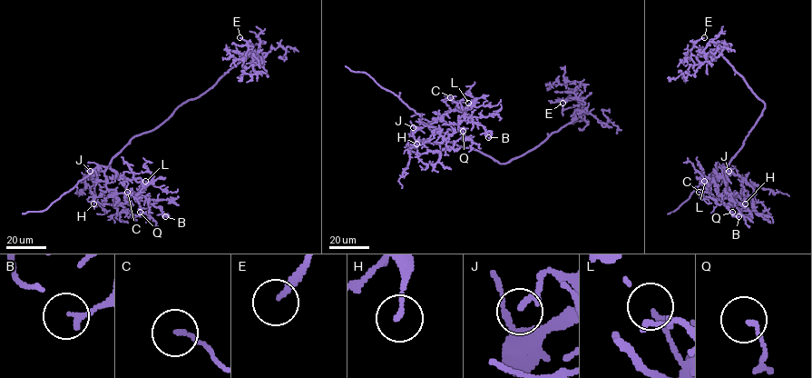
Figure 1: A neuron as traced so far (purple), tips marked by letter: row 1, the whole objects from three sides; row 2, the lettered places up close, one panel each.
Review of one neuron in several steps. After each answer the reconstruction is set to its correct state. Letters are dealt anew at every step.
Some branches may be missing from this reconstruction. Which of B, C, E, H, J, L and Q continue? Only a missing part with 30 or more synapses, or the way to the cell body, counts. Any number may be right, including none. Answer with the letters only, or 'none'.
none

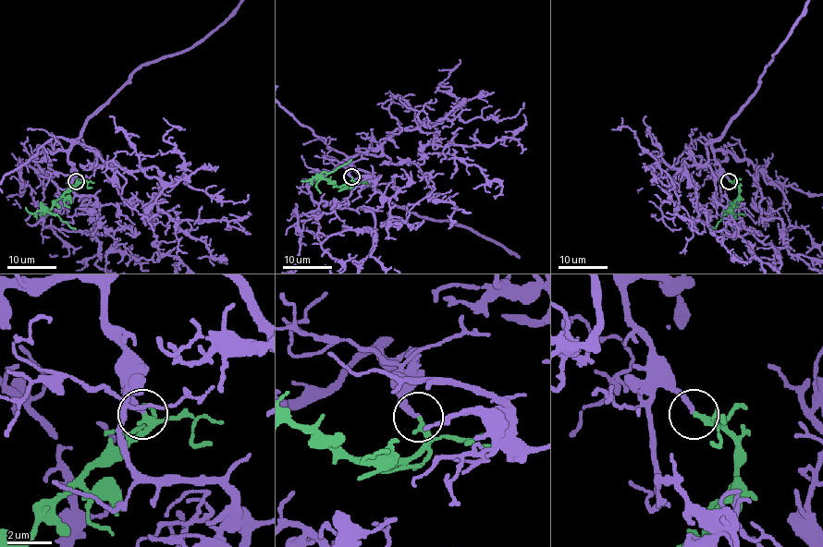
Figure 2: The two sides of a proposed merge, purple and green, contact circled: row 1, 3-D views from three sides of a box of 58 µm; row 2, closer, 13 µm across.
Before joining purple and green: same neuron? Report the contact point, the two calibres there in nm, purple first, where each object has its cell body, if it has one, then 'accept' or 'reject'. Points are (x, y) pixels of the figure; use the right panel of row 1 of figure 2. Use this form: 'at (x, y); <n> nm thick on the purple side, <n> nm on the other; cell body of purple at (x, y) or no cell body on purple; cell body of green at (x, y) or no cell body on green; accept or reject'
at (729, 181); 240 nm thick on the purple side, 280 nm on the other; no cell body on purple; no cell body on green; accept

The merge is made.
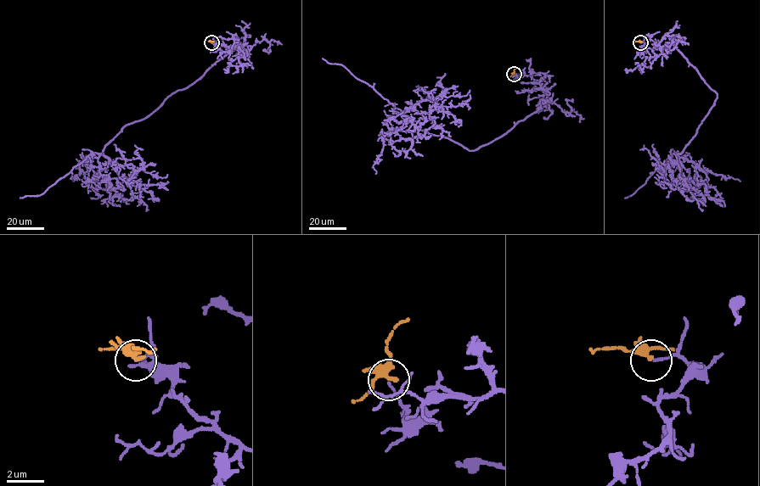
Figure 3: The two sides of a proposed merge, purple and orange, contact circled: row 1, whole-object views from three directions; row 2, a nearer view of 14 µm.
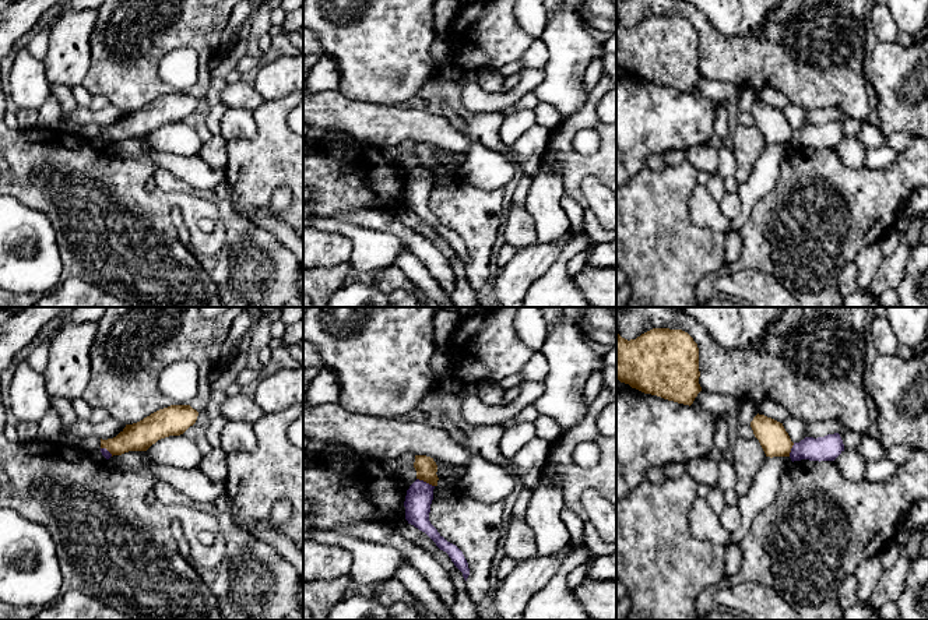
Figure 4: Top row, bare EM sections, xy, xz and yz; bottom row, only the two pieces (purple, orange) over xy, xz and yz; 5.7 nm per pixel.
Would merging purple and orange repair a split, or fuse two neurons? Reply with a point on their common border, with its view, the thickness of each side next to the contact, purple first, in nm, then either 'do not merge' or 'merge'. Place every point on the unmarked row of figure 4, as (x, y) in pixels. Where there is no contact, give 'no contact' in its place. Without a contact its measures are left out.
xz (425, 169) | 150/120 nm | do not merge

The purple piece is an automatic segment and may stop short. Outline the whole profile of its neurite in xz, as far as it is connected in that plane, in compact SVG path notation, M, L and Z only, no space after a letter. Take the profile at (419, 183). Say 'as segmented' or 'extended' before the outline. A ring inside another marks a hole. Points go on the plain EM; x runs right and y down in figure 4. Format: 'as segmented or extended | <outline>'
as segmented | M419 166L409 173L404 189L405 207L425 219L440 237L446 239L467 268L470 256L463 239L456 232L447 229L429 208L433 176L435 173Z

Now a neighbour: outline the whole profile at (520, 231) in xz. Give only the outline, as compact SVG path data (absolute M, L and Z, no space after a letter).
M513 204L505 226L505 244L521 250L537 242L534 219L524 207Z

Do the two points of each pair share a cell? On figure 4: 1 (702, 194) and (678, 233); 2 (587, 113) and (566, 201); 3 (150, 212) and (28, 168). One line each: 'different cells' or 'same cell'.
1: different cells
2: different cells
3: same cell

